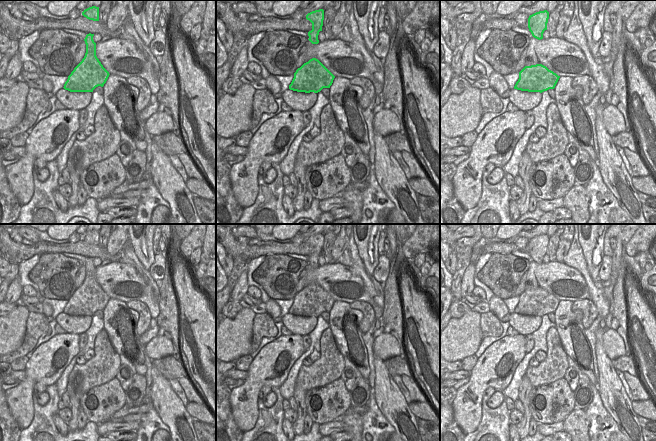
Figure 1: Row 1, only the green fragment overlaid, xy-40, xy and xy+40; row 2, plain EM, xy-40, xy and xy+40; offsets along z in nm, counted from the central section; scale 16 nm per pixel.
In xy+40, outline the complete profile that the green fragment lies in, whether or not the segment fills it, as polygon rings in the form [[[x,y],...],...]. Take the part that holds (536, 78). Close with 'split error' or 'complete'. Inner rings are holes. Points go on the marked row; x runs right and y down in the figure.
[[[542,64],[525,66],[519,72],[514,89],[528,92],[544,92],[554,89],[560,76]]] | complete

